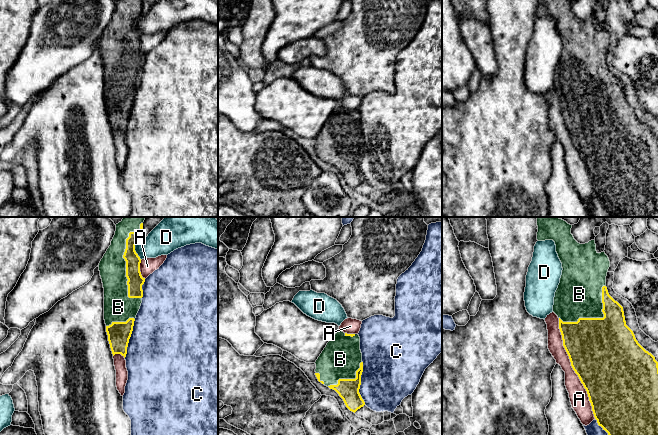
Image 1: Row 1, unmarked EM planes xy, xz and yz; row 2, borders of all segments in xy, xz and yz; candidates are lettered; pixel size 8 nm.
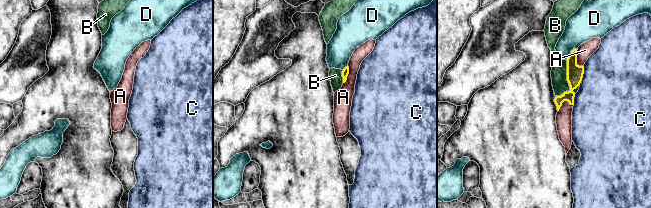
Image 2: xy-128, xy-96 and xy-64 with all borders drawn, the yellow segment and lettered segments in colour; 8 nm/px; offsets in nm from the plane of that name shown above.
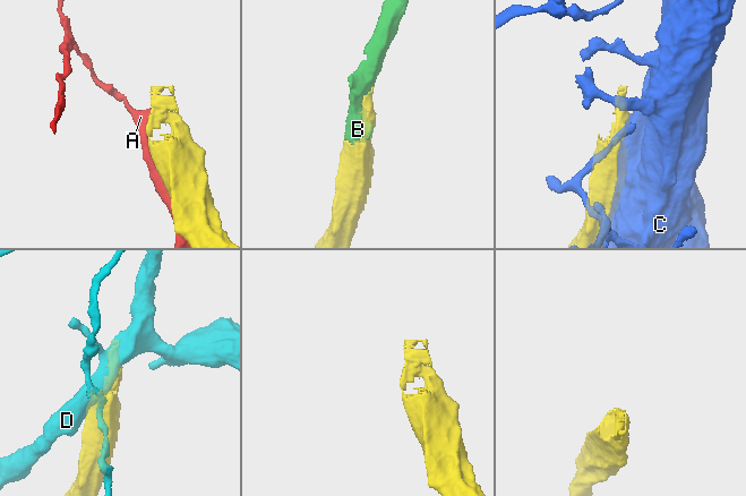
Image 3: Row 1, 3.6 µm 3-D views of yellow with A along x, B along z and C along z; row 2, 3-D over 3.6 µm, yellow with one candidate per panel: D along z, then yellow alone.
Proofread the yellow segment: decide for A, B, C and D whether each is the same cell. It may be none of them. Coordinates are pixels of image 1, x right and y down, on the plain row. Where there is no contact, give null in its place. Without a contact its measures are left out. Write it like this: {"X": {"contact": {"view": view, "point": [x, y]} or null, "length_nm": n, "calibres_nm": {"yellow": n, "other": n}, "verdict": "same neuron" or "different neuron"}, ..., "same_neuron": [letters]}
{"A": {"contact": {"view": "yz", "point": [572, 143]}, "length_nm": 850, "calibres_nm": {"yellow": 500, "other": 150}, "verdict": "different neuron"}, "B": {"contact": {"view": "xy", "point": [123, 33]}, "length_nm": 600, "calibres_nm": {"yellow": 130, "other": 220}, "verdict": "same neuron"}, "C": {"contact": {"view": "xz", "point": [360, 159]}, "length_nm": 360, "calibres_nm": {"yellow": 180, "other": 440}, "verdict": "different neuron"}, "D": {"contact": {"view": "xy", "point": [134, 23]}, "length_nm": 200, "calibres_nm": {"yellow": 120, "other": 240}, "verdict": "different neuron"}, "same_neuron": ["B"]}

